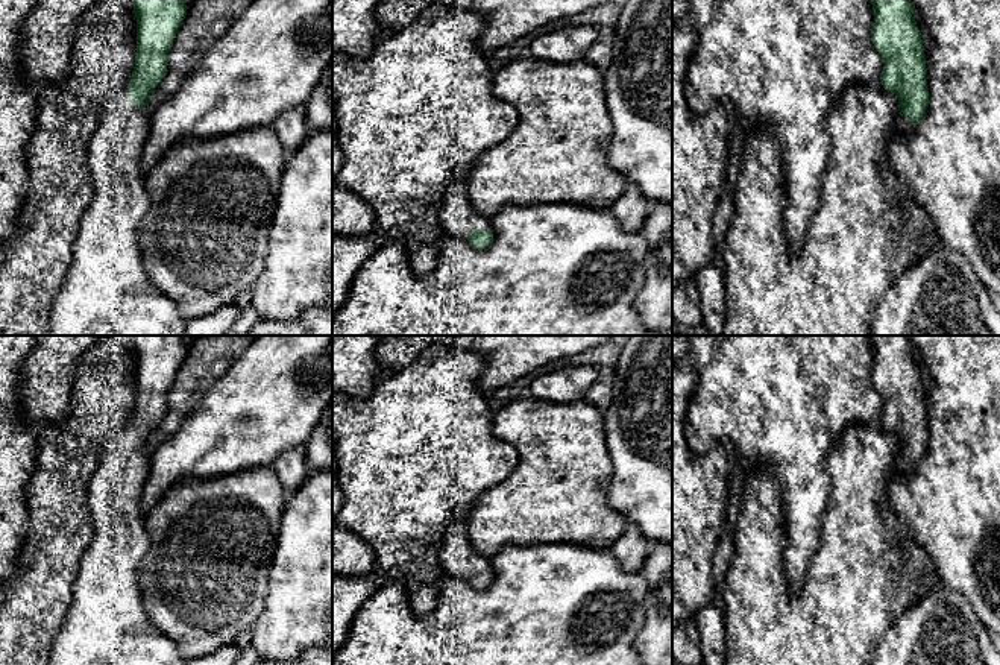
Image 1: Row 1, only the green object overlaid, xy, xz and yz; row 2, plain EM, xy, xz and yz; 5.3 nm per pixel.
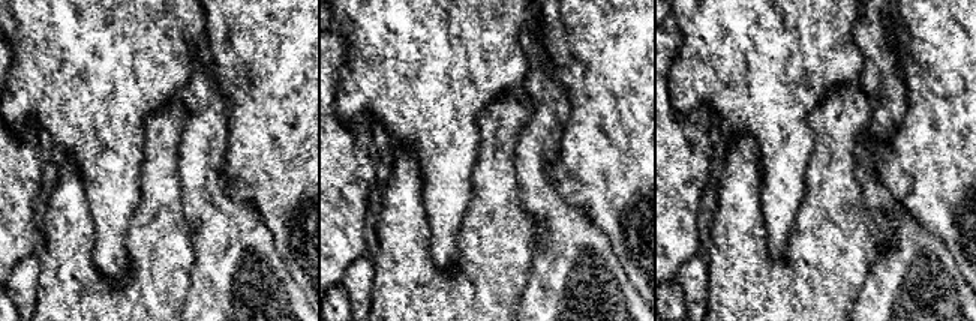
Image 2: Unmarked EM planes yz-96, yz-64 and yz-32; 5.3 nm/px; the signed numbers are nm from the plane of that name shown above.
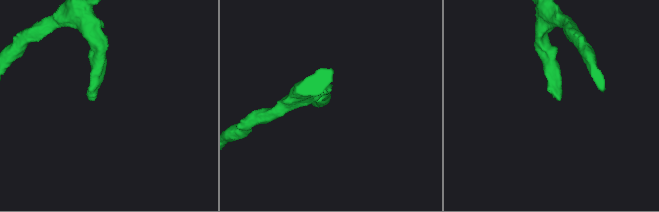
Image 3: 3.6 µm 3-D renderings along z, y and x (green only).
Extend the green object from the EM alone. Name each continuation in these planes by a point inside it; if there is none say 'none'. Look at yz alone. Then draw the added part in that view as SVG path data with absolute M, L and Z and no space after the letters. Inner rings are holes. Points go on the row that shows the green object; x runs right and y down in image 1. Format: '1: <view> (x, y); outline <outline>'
1: yz (902, 126); outline M901 115L894 124L891 135L907 135L912 131L914 124L906 115Z

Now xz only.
1: xz (457, 216); outline M460 182L452 184L445 196L440 223L445 231L455 235L469 235L476 229L492 231L490 223L475 211L464 185Z

